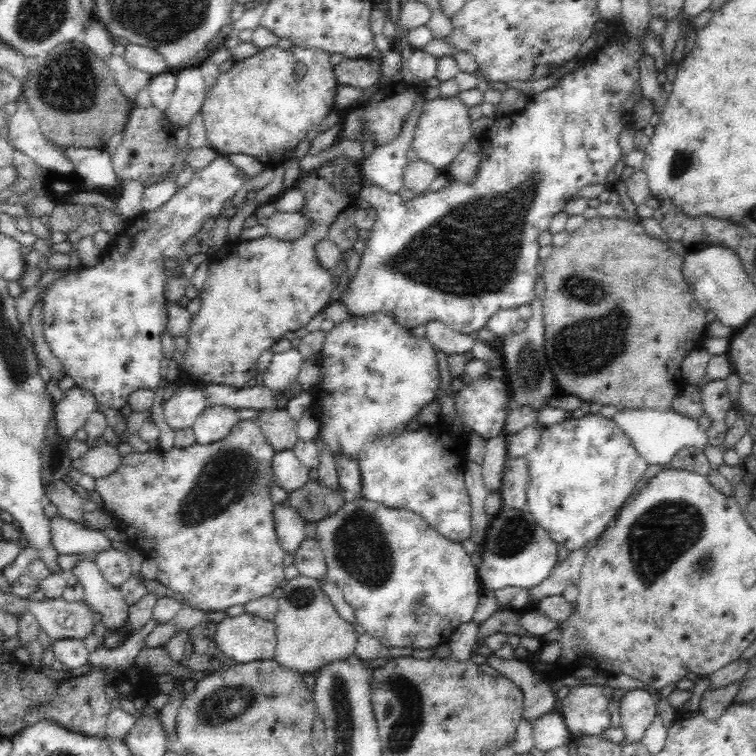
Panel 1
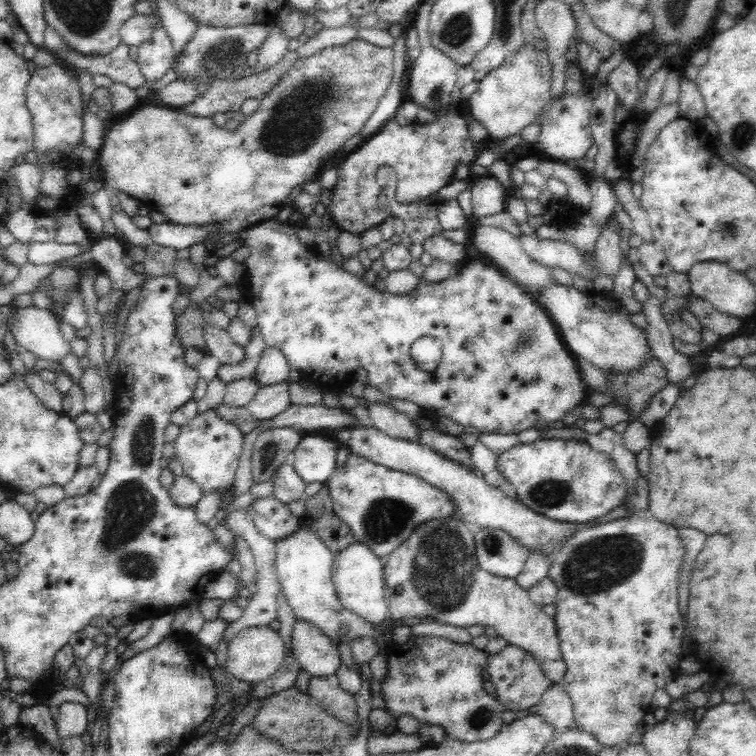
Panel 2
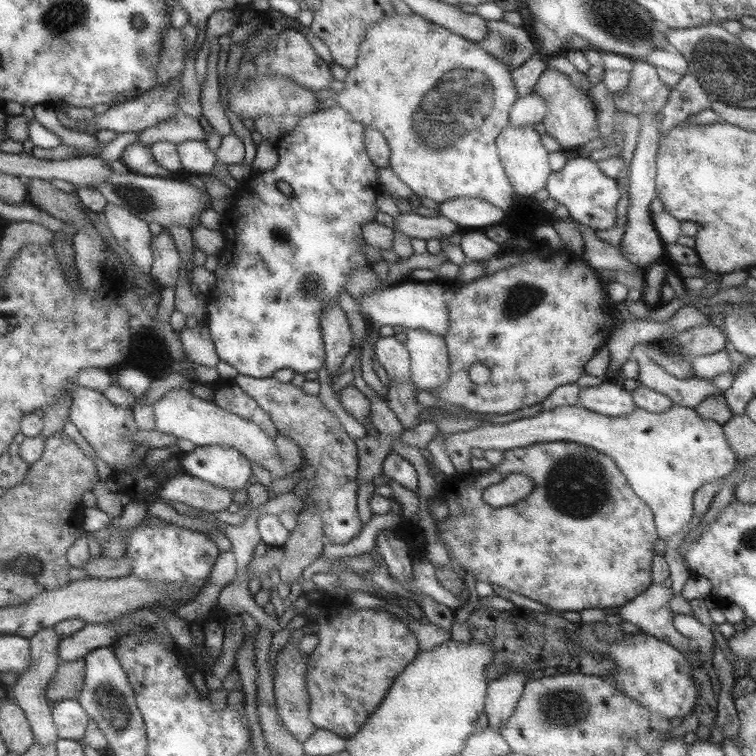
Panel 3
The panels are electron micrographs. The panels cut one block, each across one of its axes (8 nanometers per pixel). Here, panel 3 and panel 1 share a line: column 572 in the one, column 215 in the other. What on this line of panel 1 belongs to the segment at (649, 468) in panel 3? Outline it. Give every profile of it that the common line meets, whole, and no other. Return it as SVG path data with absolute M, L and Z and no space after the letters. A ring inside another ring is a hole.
M221 405L206 407L192 426L195 442L202 445L212 444L228 436L238 421L235 408Z

